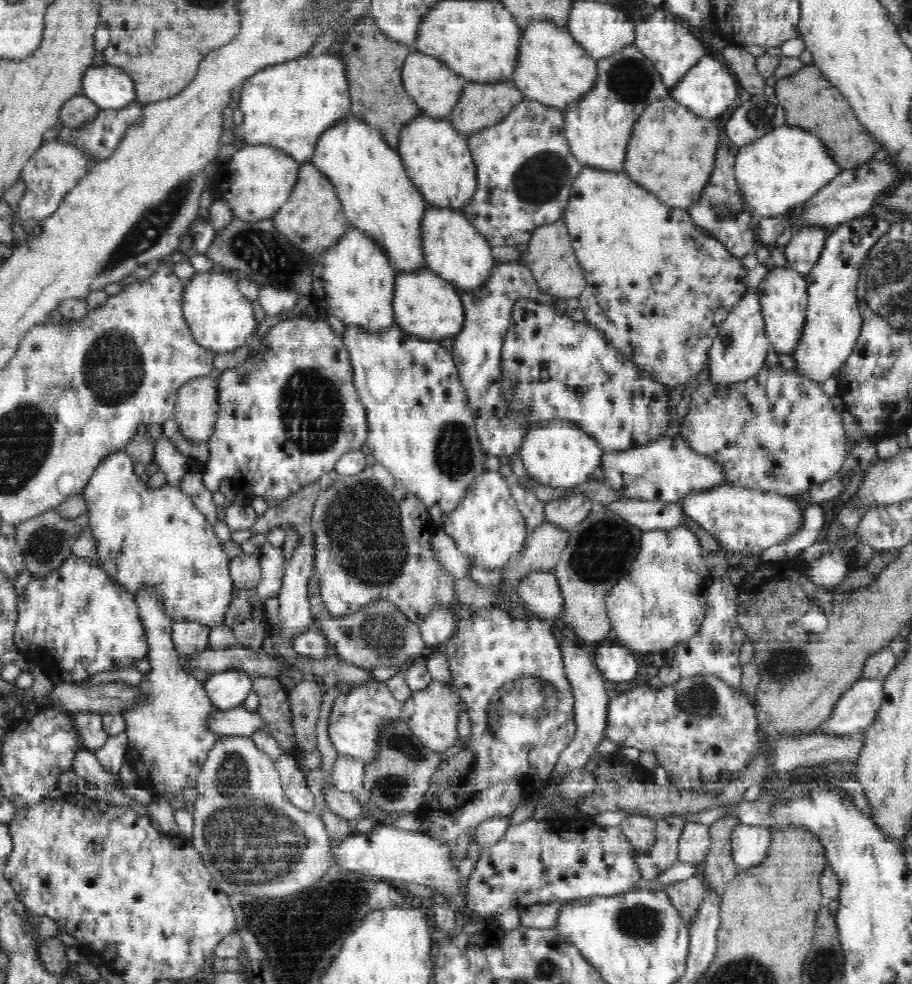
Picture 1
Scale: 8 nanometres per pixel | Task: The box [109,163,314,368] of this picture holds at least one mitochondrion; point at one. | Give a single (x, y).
(259, 250)

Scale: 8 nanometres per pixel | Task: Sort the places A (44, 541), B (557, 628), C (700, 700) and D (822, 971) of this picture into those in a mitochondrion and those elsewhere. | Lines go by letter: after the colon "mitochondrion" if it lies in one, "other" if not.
A: mitochondrion
B: other
C: mitochondrion
D: mitochondrion

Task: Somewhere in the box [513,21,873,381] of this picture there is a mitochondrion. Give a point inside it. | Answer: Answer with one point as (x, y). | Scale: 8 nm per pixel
(629, 79)

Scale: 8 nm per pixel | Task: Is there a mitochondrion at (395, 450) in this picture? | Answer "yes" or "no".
no

